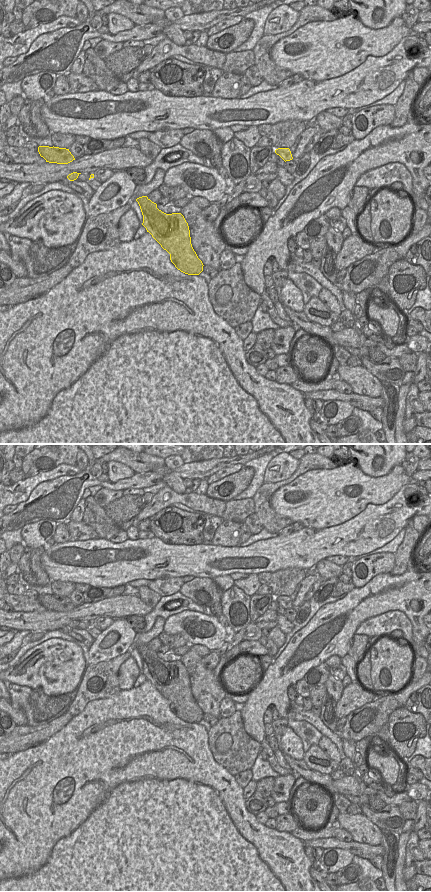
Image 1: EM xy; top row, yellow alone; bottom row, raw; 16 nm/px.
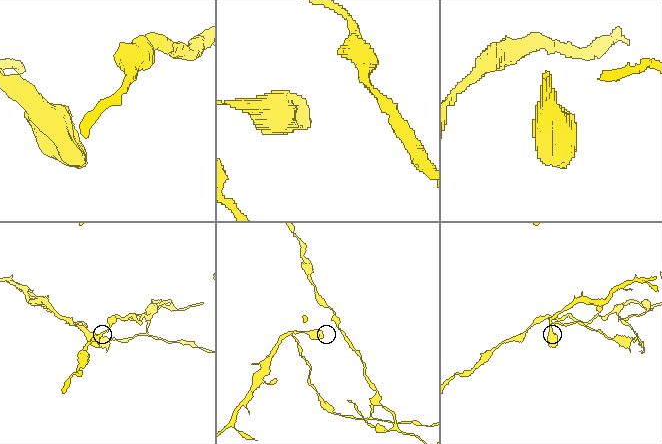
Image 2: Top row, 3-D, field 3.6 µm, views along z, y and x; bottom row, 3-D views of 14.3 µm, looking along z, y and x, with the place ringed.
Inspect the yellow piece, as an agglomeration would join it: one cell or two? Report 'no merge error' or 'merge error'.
merge error

